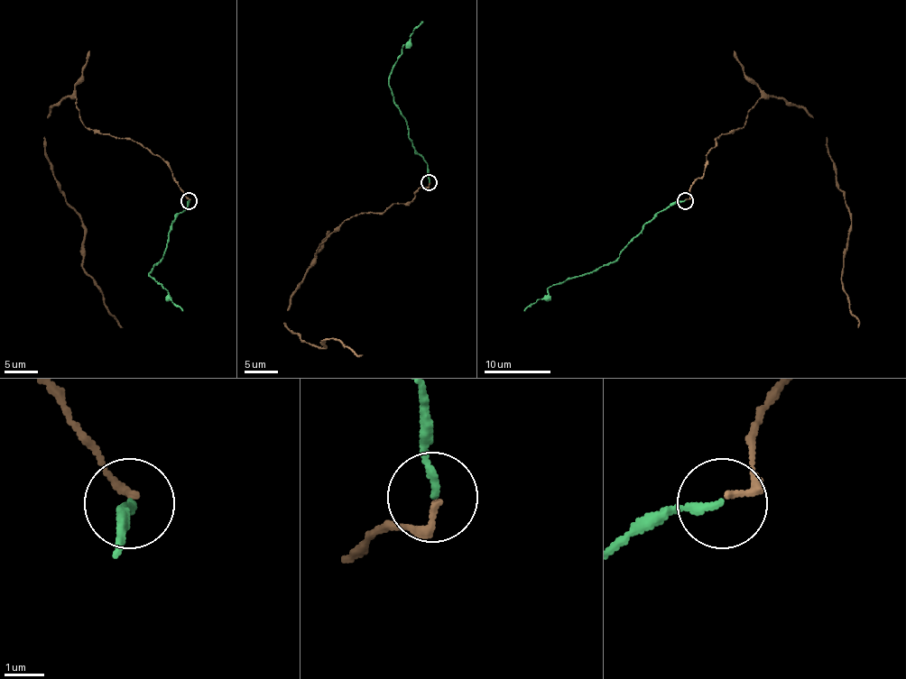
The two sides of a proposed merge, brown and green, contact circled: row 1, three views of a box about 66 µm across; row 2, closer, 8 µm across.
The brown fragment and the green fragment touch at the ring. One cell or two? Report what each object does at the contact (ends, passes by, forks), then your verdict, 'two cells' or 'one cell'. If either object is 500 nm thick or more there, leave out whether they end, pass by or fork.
brown ends there; green ends there; one cell

